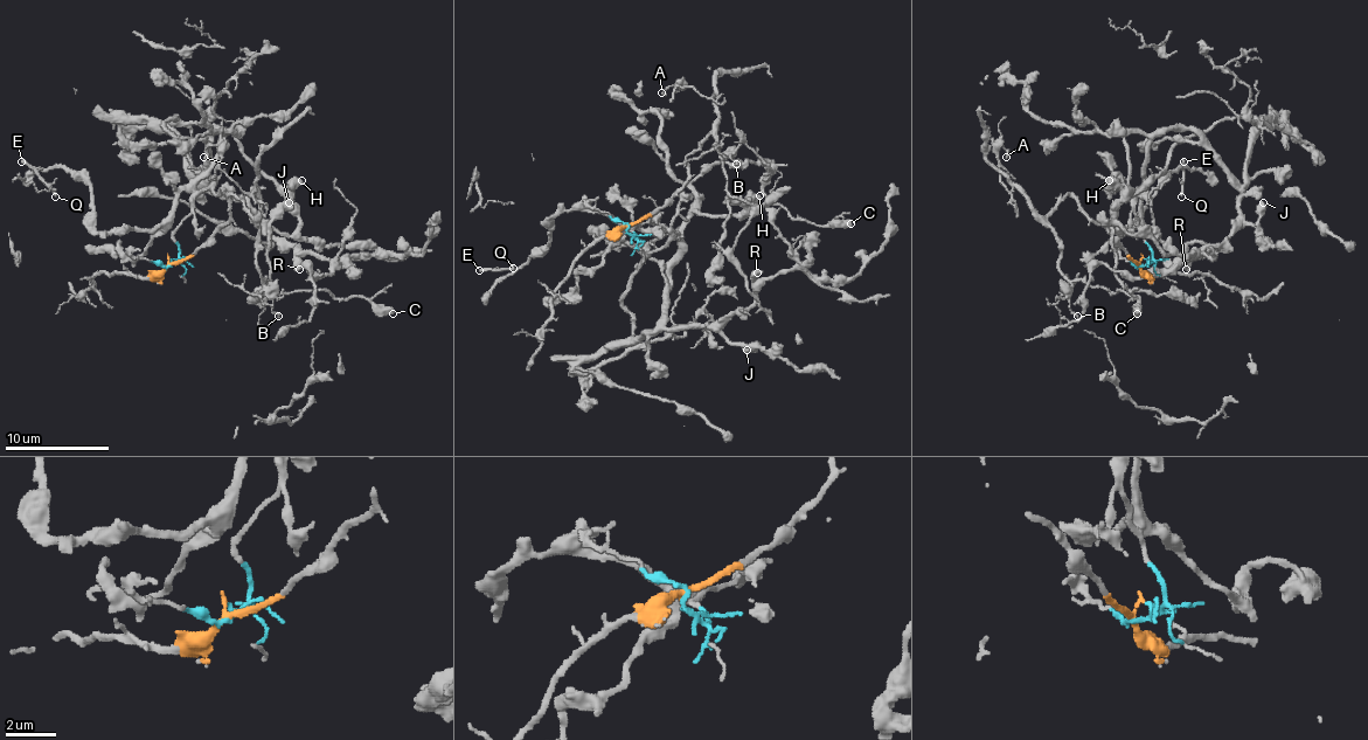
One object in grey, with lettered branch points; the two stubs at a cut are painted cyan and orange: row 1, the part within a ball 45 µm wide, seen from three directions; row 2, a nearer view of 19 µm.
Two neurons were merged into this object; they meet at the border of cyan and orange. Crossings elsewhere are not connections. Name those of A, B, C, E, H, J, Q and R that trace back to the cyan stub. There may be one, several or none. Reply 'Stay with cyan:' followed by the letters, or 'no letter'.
Stay with cyan: E, H, J, Q, R

